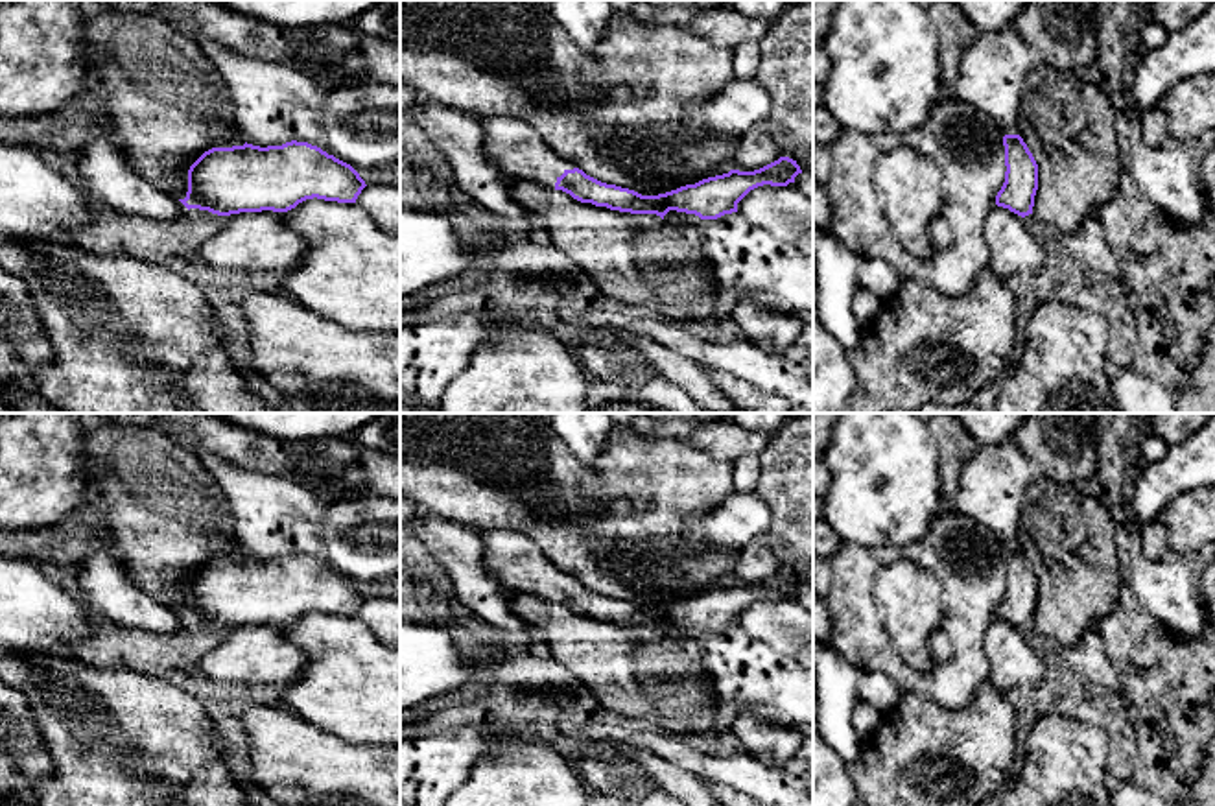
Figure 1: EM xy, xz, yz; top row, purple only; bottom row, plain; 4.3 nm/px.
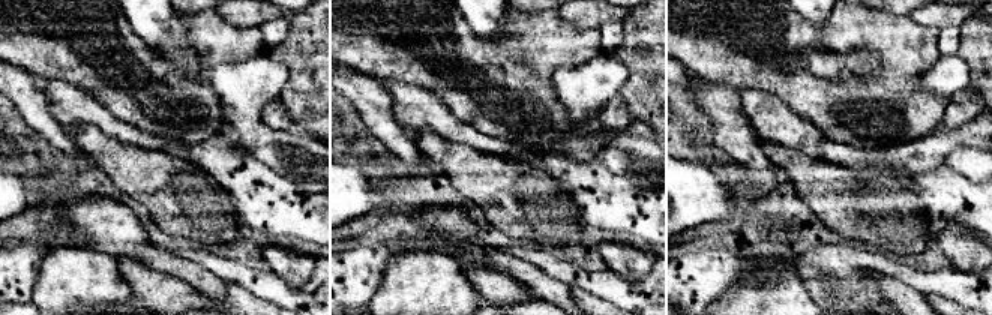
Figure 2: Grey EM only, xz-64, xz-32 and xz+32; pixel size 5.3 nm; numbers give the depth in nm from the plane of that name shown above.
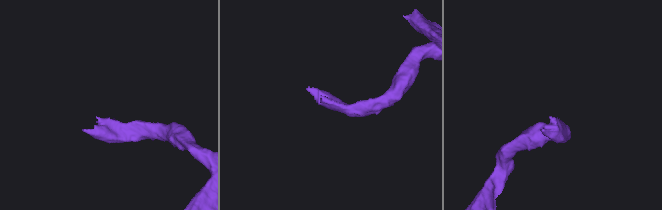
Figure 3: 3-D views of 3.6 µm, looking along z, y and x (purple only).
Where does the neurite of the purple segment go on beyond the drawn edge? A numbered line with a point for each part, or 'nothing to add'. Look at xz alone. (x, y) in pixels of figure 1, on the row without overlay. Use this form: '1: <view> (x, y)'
1: xz (517, 561)

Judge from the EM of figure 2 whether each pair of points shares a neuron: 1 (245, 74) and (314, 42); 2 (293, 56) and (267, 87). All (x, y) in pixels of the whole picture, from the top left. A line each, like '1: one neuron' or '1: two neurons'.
1: two neurons
2: two neurons

